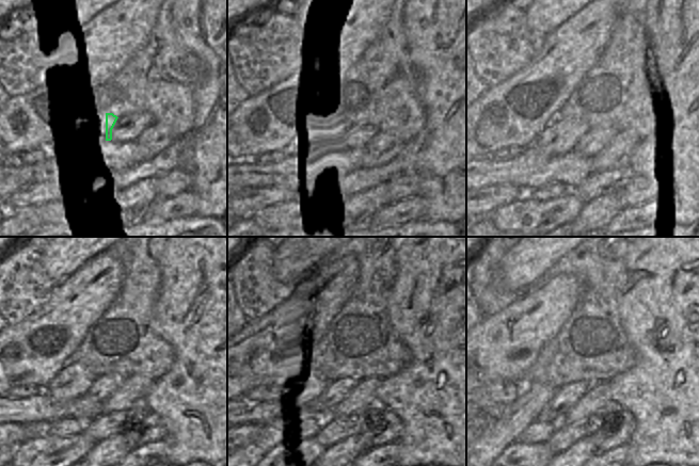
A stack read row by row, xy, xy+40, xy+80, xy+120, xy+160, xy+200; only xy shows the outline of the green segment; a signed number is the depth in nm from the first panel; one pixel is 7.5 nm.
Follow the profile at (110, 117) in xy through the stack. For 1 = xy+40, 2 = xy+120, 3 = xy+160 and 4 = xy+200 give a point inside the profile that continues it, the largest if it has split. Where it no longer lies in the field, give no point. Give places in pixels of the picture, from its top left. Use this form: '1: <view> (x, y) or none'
1: xy+40 (320, 138)
2: xy+120 (74, 381)
3: xy+160 (303, 389)
4: xy+200 (506, 429)

